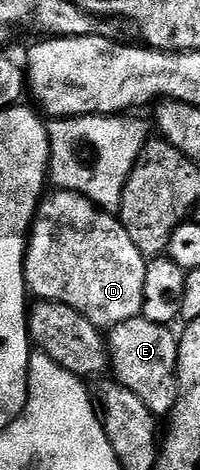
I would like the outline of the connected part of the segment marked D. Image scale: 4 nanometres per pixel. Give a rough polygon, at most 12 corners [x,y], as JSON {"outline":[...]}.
{"outline":[[43,195],[26,287],[98,328],[142,314],[147,257],[115,213]]}

